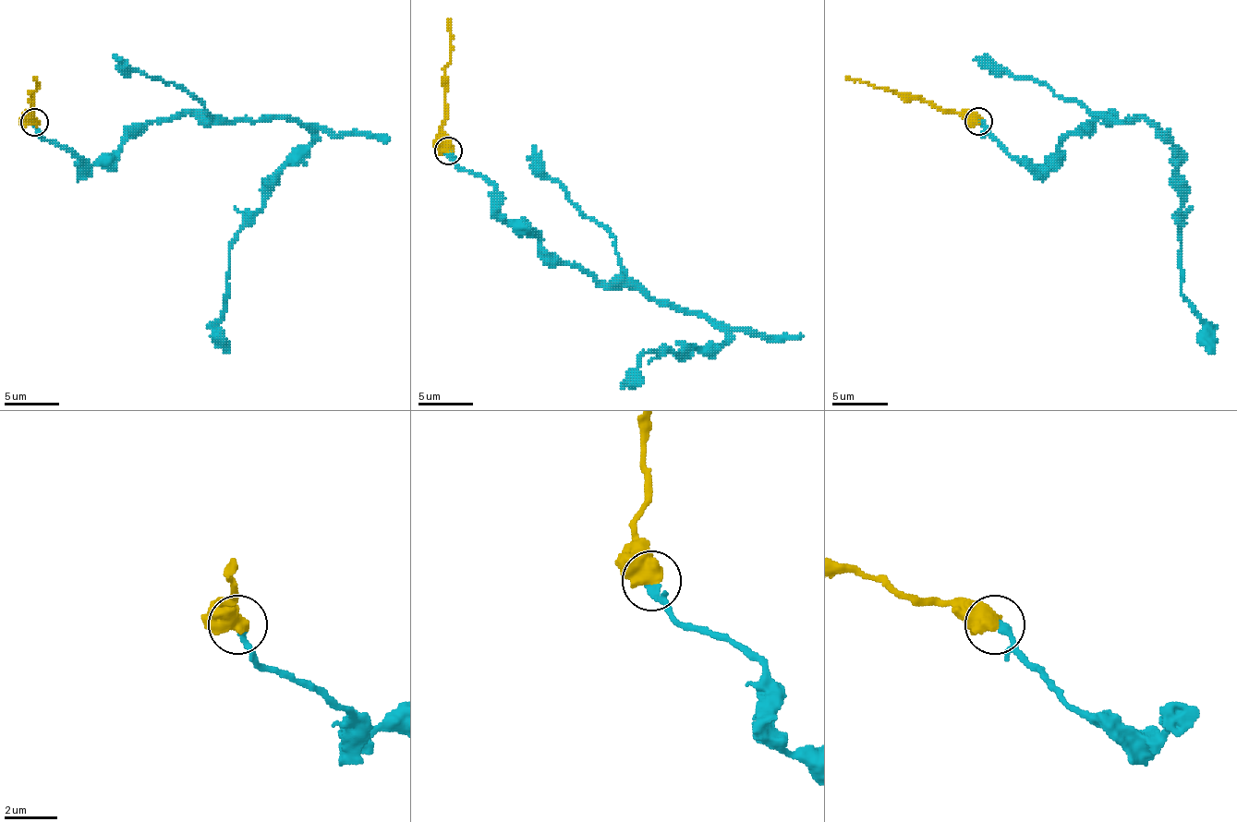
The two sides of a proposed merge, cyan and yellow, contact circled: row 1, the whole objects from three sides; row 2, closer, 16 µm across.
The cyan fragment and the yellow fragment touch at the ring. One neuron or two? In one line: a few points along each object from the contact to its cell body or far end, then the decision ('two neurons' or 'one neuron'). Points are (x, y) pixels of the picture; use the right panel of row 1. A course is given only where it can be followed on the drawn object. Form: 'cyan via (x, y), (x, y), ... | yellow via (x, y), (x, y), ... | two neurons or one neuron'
cyan via (979, 121), (1015, 160), (1045, 168), (1109, 113), (1161, 132), (1181, 206), (1181, 295), (1211, 353) | yellow via (979, 121), (949, 113), (918, 99), (902, 99), (888, 88), (846, 77) | one neuron

